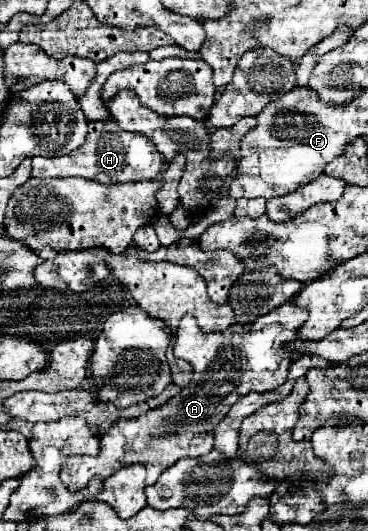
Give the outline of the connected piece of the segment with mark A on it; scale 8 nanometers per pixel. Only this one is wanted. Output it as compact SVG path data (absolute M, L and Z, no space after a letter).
M284 303L254 323L232 325L220 333L202 333L196 321L186 315L176 333L174 355L194 365L192 383L176 397L168 399L162 407L152 409L138 419L120 419L114 423L100 437L100 453L96 457L68 459L60 473L62 483L76 491L86 487L92 477L106 479L124 465L142 463L148 469L146 485L154 485L160 473L178 459L210 453L214 443L214 425L240 397L250 391L272 391L284 383L292 355L282 351L282 345L298 337L298 329L306 319L308 313L304 309Z

